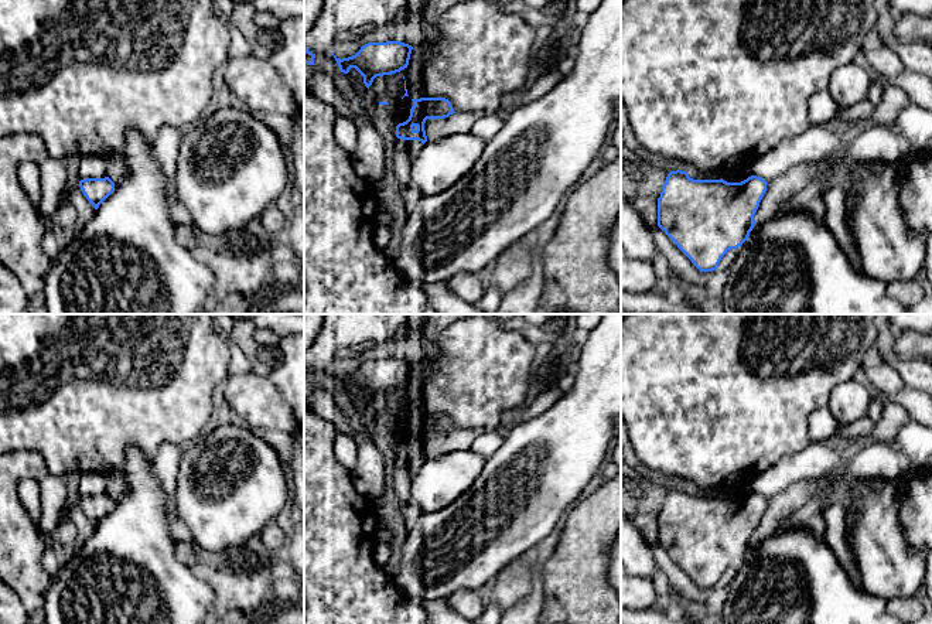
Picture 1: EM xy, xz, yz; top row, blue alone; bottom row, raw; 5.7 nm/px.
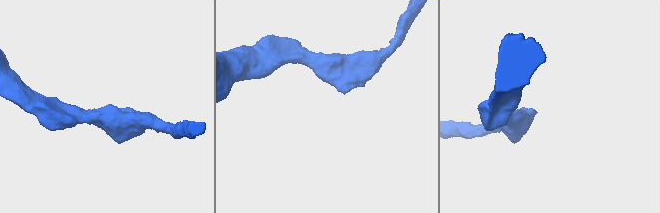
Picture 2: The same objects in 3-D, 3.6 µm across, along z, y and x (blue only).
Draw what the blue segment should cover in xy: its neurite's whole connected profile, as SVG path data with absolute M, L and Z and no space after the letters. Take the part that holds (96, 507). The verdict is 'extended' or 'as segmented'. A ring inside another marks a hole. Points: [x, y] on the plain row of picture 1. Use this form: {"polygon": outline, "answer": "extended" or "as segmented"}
{"polygon": "M109 494L81 497L79 504L95 526L115 508L115 499Z", "answer": "as segmented"}

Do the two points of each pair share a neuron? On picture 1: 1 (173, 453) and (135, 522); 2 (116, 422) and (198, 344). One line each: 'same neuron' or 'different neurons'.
1: different neurons
2: same neuron

